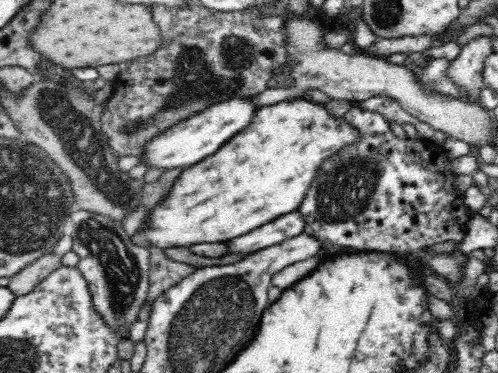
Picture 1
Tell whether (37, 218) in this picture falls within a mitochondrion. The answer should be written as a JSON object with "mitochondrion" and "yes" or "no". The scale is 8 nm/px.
{"mitochondrion":"yes"}

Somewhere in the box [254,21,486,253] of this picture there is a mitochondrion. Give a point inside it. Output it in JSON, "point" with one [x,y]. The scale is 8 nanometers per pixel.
{"point":[346,188]}

